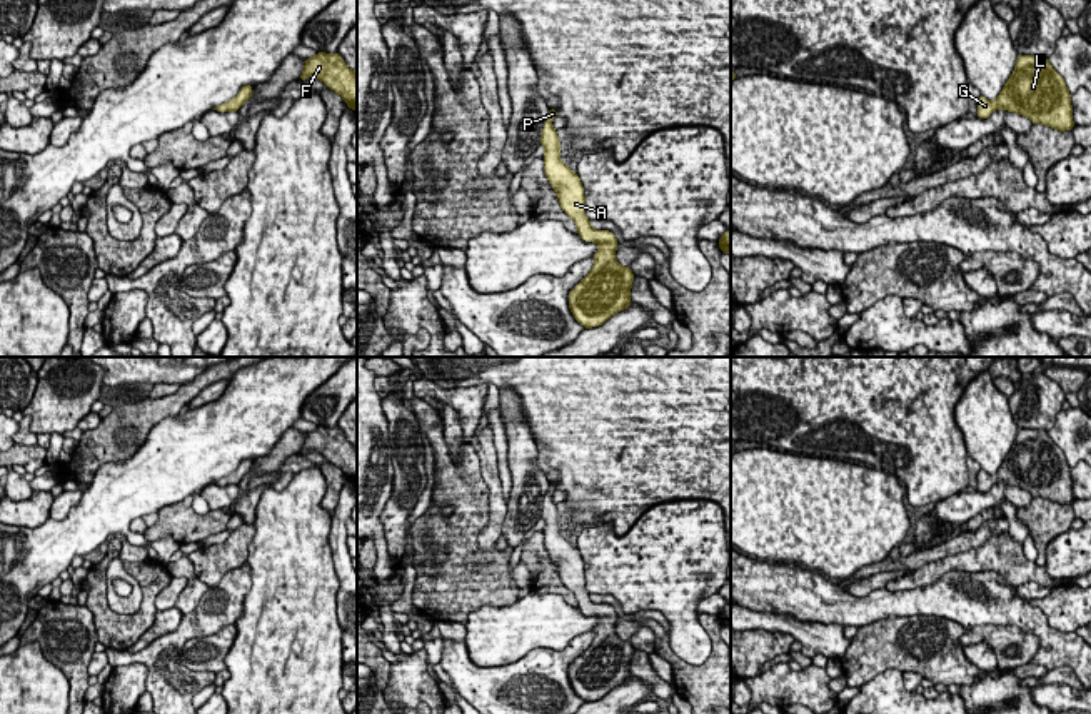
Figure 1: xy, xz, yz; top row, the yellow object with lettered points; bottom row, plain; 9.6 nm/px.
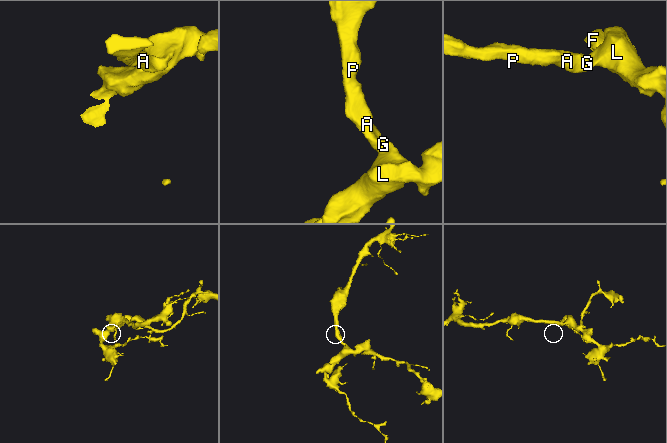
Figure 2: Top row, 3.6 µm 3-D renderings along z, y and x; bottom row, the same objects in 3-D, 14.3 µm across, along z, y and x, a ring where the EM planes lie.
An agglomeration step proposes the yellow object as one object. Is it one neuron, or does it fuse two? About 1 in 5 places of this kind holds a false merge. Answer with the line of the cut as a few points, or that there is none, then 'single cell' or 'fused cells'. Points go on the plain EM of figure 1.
cut none; single cell

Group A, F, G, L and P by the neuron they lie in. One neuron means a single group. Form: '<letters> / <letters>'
A F G L P

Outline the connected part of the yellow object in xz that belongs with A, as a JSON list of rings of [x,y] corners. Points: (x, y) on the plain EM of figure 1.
[[[549,482],[540,510],[540,519],[546,522],[542,529],[546,551],[562,584],[576,596],[581,612],[601,619],[594,627],[596,636],[591,646],[569,666],[569,682],[574,692],[586,702],[592,702],[632,677],[629,667],[636,649],[616,634],[619,619],[616,609],[591,601],[581,552],[561,534],[561,515],[552,500],[556,490],[557,484]]]

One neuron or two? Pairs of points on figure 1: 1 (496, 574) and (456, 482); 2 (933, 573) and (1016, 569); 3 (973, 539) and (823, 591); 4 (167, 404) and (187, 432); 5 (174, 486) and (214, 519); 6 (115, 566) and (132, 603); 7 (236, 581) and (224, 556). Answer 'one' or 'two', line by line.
1: one
2: one
3: two
4: two
5: two
6: one
7: two

